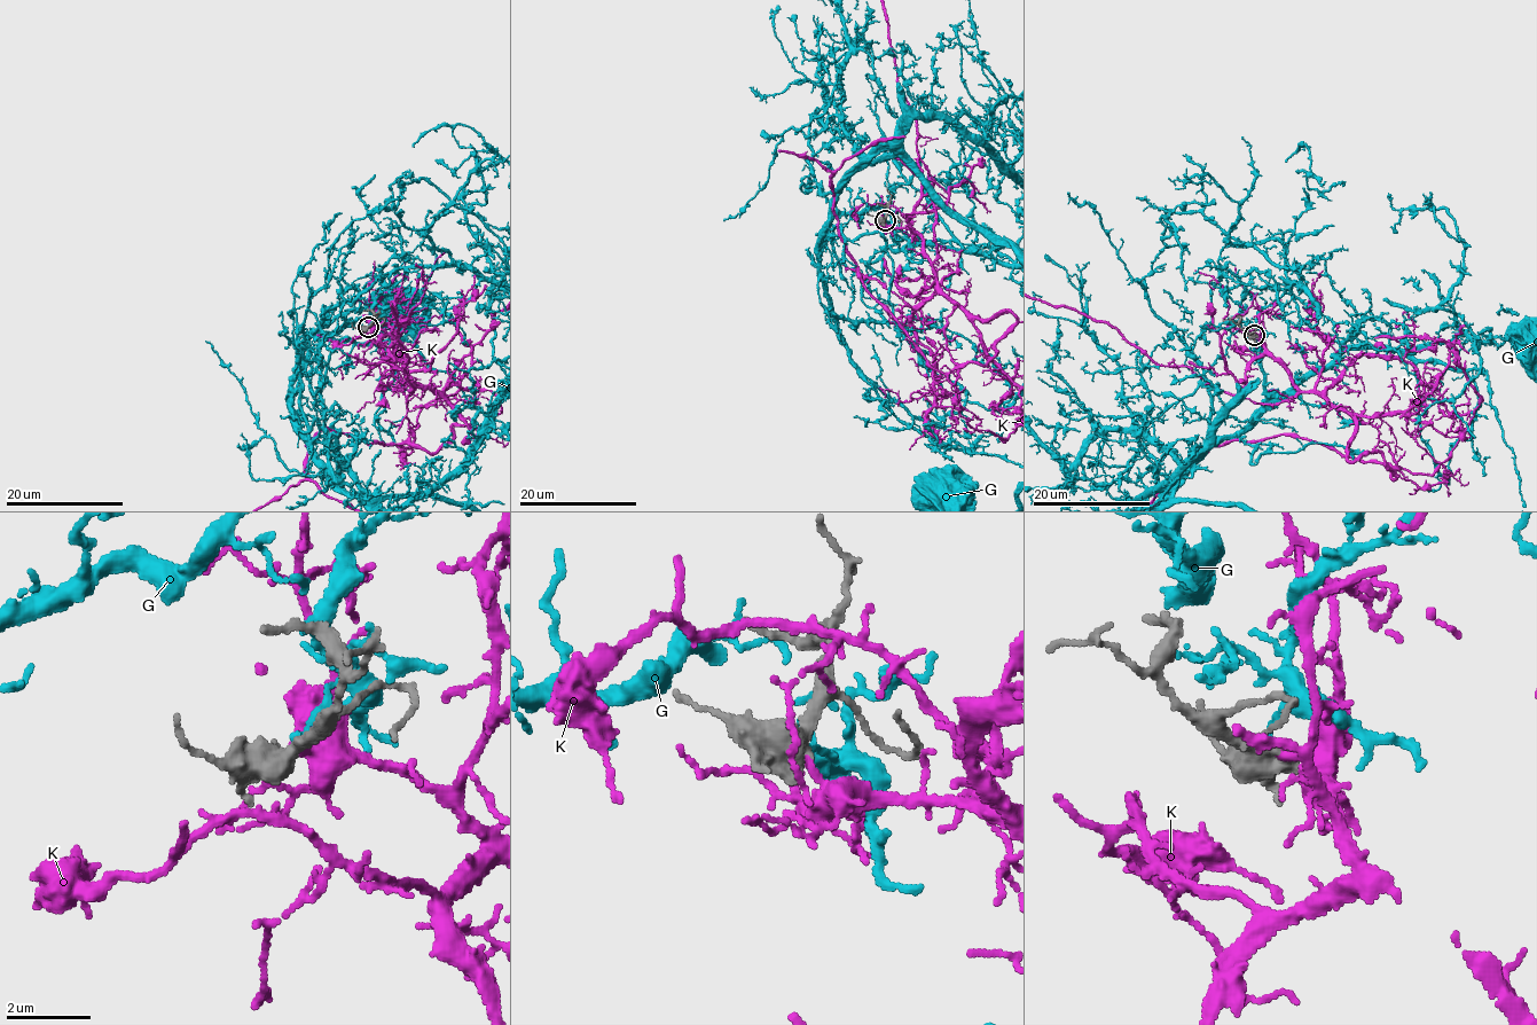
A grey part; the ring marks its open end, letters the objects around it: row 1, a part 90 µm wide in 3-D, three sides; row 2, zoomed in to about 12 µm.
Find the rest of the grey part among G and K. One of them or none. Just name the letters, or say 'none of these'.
K

